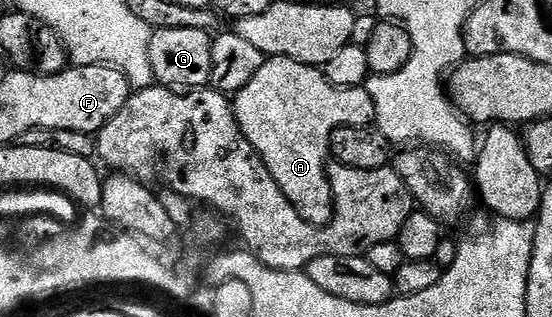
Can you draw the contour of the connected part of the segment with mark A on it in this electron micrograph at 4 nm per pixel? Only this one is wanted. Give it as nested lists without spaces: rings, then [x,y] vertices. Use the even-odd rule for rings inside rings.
[[[268,58],[262,64],[262,68],[258,68],[258,72],[254,72],[252,79],[234,95],[234,109],[236,119],[242,128],[242,132],[246,136],[246,140],[256,149],[260,159],[266,164],[270,176],[274,176],[274,184],[278,184],[282,196],[286,196],[286,200],[290,200],[294,212],[298,212],[298,216],[302,220],[306,220],[311,226],[325,226],[332,219],[332,211],[334,209],[332,204],[332,189],[328,183],[328,167],[330,165],[328,145],[330,144],[330,136],[334,131],[343,126],[370,126],[375,123],[376,113],[374,112],[374,100],[370,100],[370,92],[368,89],[364,86],[335,86],[334,84],[330,84],[330,80],[325,76],[323,69],[307,66],[298,60]]]

